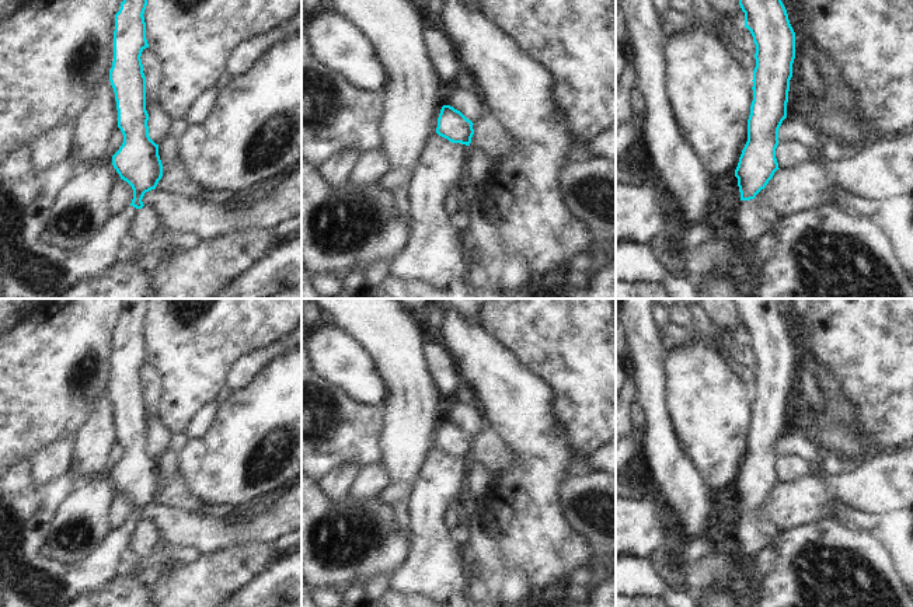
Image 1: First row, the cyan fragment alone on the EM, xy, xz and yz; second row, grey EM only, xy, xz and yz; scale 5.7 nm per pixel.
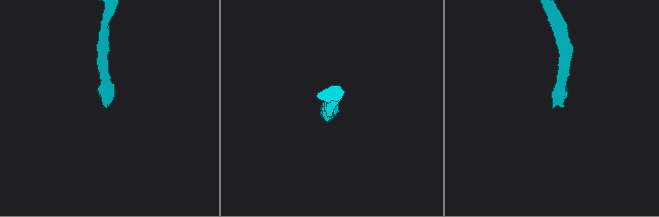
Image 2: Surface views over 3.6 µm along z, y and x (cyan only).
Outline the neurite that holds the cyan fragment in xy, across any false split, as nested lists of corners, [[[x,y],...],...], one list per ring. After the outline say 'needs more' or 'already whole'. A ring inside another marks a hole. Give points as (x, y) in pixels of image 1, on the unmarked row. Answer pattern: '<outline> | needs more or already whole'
[[[125,299],[125,313],[115,328],[114,376],[109,384],[118,442],[123,449],[122,460],[112,470],[112,479],[121,493],[132,500],[132,517],[112,531],[100,551],[81,562],[65,564],[52,554],[53,521],[81,481],[69,468],[62,477],[42,484],[34,474],[34,457],[14,461],[0,477],[0,596],[4,607],[69,607],[86,594],[112,586],[126,573],[123,552],[132,547],[133,537],[144,520],[144,507],[156,503],[163,491],[158,458],[149,450],[146,391],[140,373],[142,366],[149,362],[143,331],[147,314],[149,299]]] | needs more

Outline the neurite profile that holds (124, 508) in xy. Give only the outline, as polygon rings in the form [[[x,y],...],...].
[[[121,493],[115,502],[115,509],[112,513],[114,521],[116,523],[116,526],[125,526],[130,520],[132,513],[133,513],[132,500],[126,495]]]

